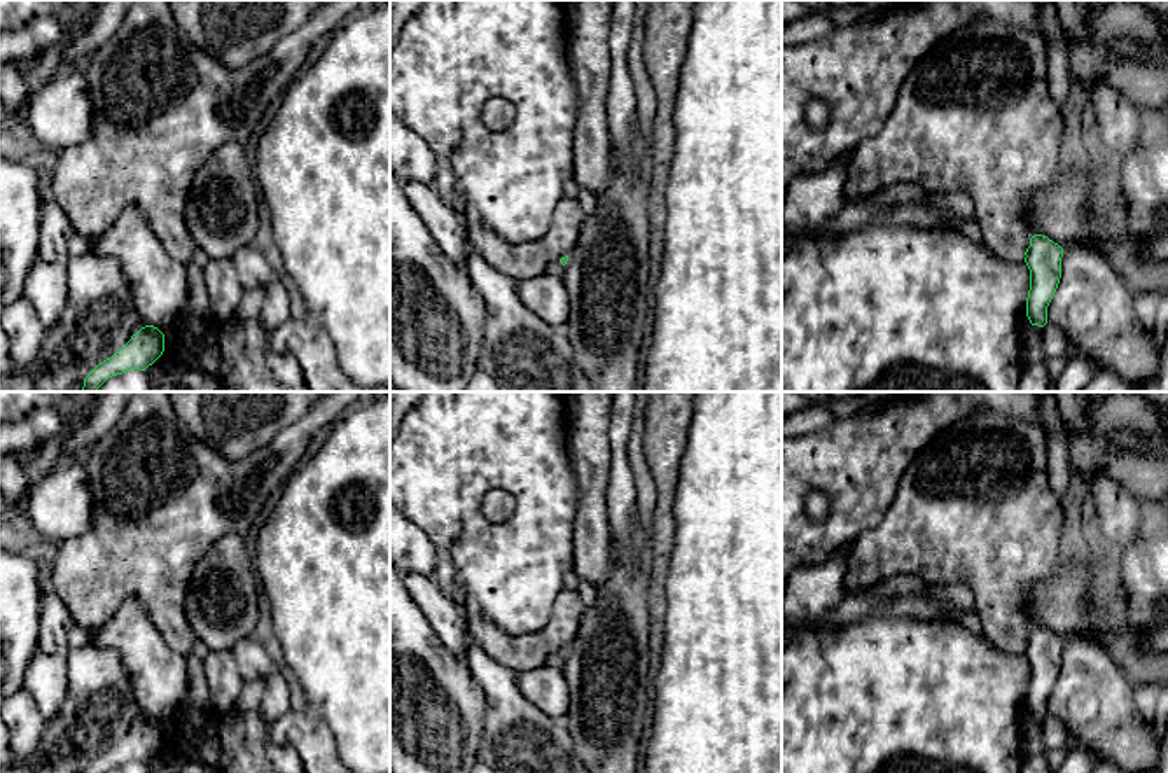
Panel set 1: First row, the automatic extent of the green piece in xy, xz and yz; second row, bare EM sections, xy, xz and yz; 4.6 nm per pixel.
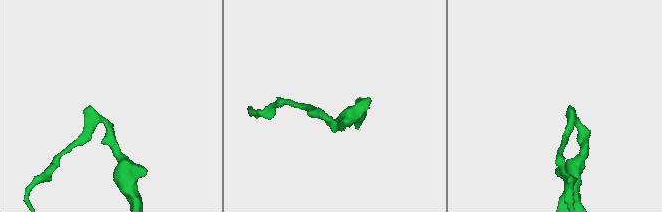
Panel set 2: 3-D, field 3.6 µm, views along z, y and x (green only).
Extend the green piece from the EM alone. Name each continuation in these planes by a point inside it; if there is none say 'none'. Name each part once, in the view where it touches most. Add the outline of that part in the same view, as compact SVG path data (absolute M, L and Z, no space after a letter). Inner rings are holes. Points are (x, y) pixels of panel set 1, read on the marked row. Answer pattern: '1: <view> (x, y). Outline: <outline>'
none

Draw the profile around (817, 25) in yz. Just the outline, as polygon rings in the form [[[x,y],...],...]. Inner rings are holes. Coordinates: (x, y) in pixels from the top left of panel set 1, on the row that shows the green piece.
[[[824,12],[782,23],[782,44],[796,45],[831,35],[839,24]]]

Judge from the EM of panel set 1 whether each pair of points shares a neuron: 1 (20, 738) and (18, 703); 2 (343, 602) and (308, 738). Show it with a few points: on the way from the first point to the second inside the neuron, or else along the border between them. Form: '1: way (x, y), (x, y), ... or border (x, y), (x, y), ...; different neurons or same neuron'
1: way (20, 730), (20, 712); same neuron
2: border (313, 712), (331, 730), (338, 749); different neurons

